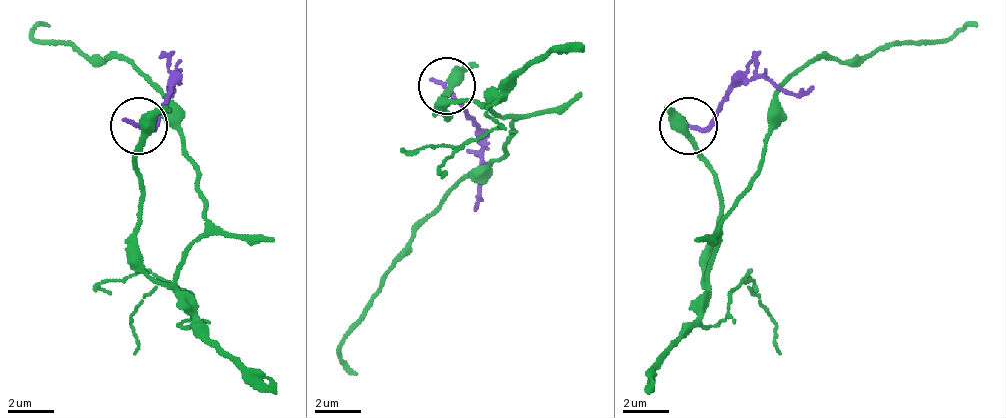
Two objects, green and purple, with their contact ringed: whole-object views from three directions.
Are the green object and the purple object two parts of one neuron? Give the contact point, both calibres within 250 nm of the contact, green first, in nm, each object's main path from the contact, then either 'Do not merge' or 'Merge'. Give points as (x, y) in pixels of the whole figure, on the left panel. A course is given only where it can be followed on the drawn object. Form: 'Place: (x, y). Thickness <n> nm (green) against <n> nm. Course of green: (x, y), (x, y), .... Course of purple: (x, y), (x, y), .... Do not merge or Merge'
Place: (139, 126). Thickness 400 nm (green) against 220 nm. Course of green: (137, 124), (137, 261), (166, 284), (206, 221), (166, 101), (114, 55), (34, 38), (51, 27). Course of purple: (137, 124), (160, 118), (172, 84), (166, 84). Do not merge

